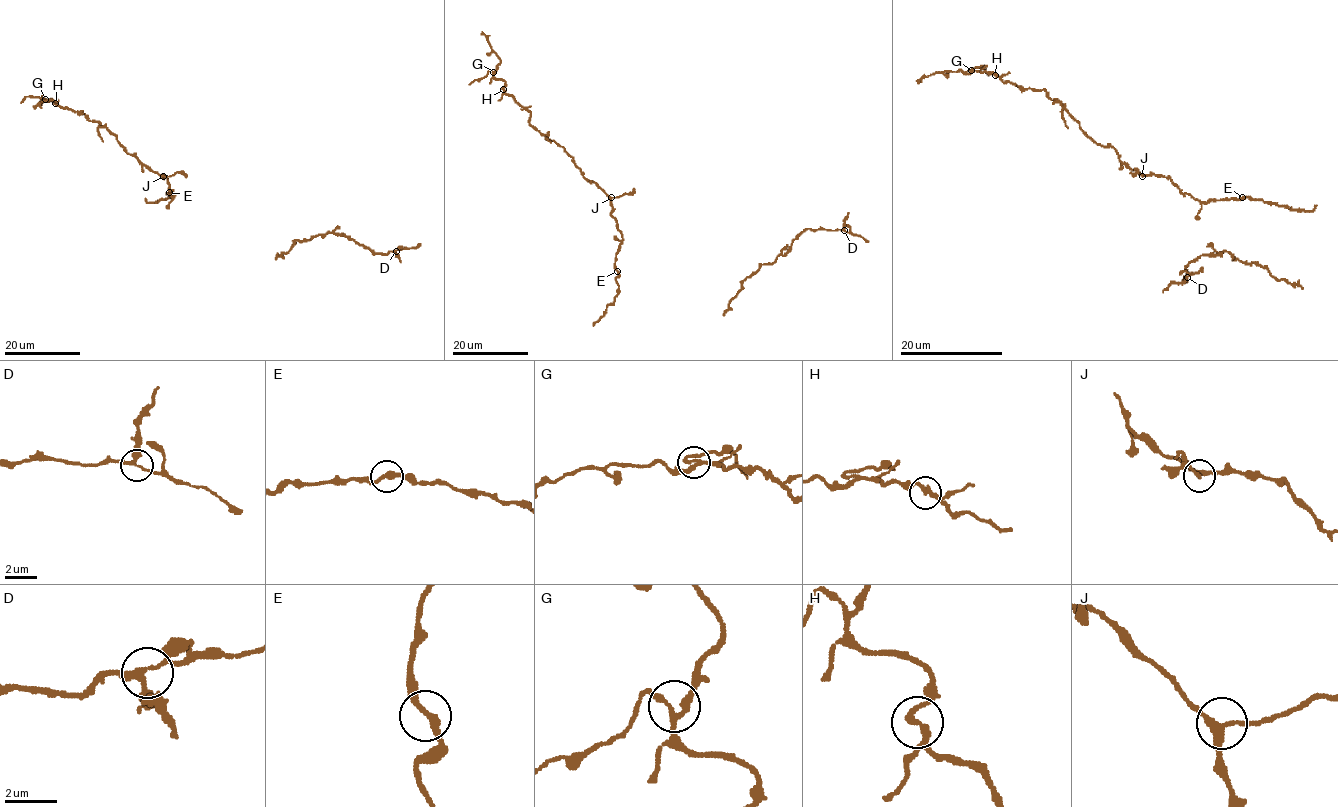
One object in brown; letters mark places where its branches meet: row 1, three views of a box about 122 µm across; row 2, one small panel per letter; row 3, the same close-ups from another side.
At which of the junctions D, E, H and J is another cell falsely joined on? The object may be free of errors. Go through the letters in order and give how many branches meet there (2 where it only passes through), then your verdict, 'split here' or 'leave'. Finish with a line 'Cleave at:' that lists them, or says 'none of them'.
D: 3 branches meet; leave
E: 2 branches meet; leave
H: 3 branches meet; leave
J: 3 branches meet; leave
Cleave at: none of them

